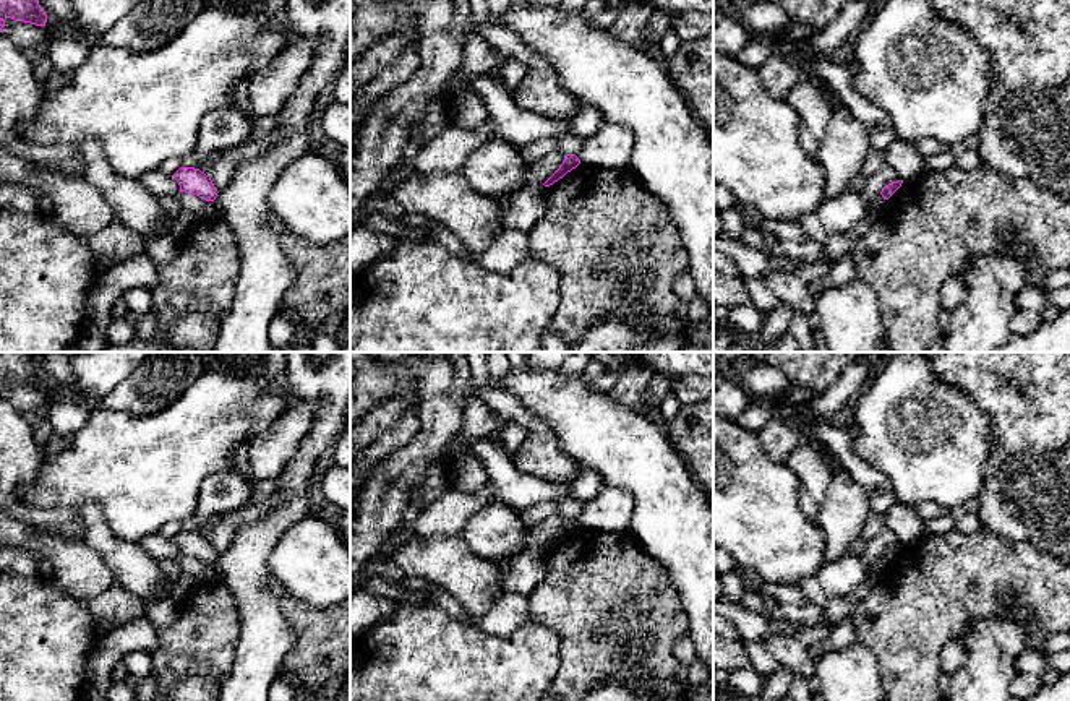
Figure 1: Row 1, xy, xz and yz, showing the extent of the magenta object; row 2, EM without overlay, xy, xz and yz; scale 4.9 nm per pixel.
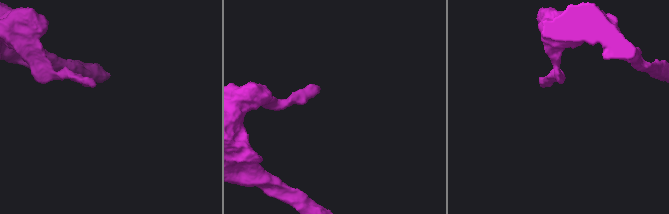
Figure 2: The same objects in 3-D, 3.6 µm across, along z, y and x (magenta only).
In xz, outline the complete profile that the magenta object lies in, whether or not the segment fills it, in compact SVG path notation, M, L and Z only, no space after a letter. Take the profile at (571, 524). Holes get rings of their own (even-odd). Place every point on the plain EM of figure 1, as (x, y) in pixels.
M567 518L559 529L559 532L543 547L545 550L553 548L559 542L563 542L567 535L576 532L580 527L579 521L576 518Z

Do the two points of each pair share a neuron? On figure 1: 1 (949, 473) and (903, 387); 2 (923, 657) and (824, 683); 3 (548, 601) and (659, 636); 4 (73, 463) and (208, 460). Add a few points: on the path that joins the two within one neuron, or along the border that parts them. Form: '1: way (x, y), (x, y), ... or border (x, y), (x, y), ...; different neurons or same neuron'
1: way (918, 466), (907, 466), (889, 443), (884, 417); same neuron
2: border (856, 640), (871, 651), (884, 683); different neurons
3: way (576, 601), (607, 601), (621, 615), (631, 615); same neuron
4: way (107, 463), (158, 463), (174, 460); same neuron

